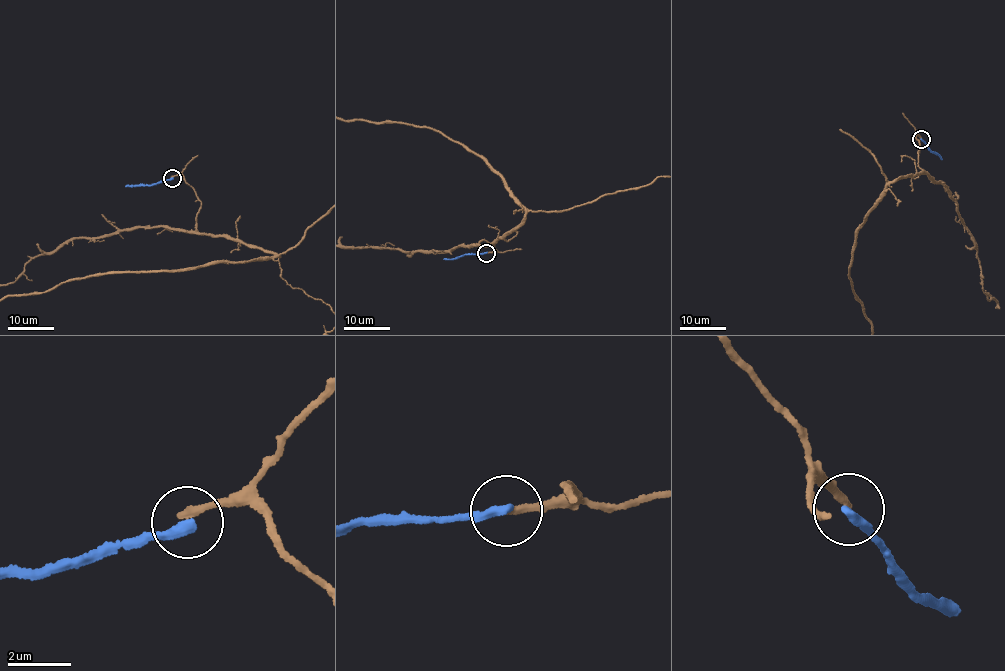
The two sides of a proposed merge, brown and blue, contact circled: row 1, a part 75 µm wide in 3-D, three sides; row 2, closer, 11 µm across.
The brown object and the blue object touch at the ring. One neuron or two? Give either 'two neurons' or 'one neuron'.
two neurons

